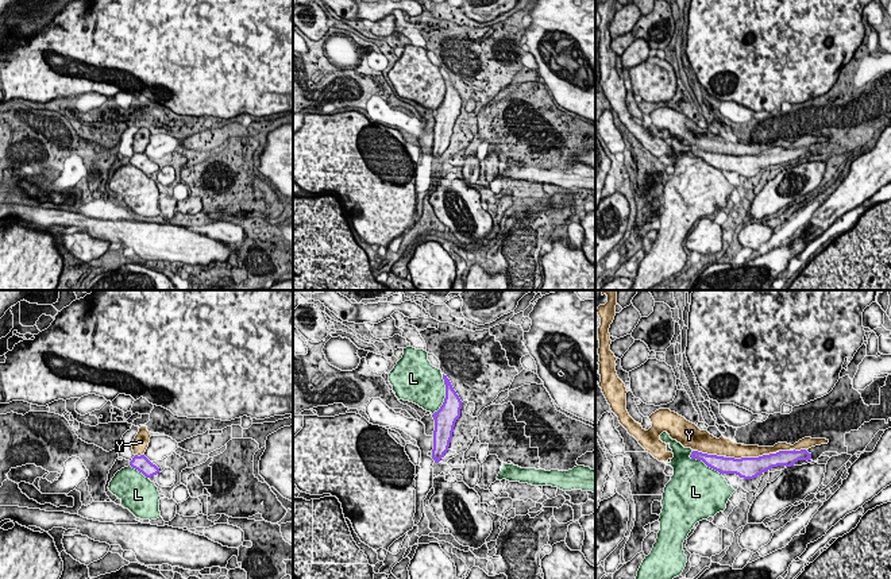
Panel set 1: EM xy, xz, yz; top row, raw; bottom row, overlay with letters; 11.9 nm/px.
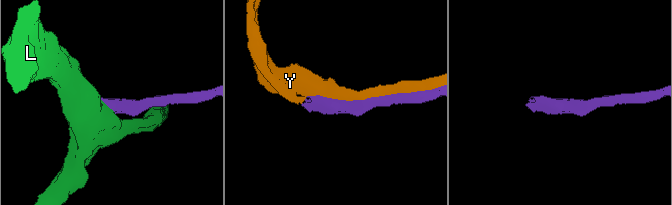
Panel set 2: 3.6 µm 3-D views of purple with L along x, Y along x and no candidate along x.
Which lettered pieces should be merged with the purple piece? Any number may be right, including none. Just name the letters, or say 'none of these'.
Y

